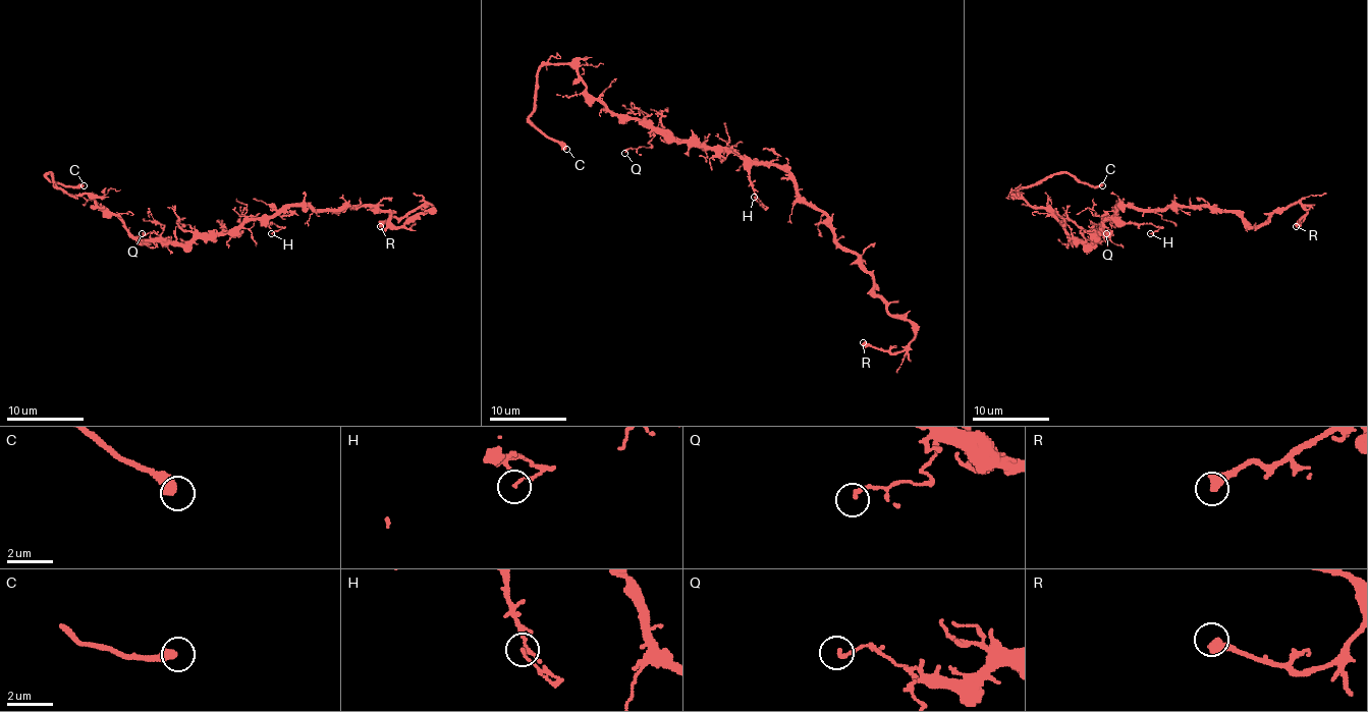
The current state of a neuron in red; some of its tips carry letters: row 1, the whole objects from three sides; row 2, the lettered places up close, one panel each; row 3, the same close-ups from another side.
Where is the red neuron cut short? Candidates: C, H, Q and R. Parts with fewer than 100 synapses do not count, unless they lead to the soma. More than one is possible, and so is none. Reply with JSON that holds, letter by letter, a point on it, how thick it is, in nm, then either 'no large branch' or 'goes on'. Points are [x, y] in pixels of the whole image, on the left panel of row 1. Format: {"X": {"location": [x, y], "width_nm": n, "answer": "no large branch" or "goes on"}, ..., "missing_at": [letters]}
{"C": {"location": [84, 185], "width_nm": 320, "answer": "goes on"}, "H": {"location": [271, 233], "width_nm": 100, "answer": "no large branch"}, "Q": {"location": [142, 233], "width_nm": 150, "answer": "no large branch"}, "R": {"location": [380, 226], "width_nm": 480, "answer": "no large branch"}, "missing_at": ["C"]}

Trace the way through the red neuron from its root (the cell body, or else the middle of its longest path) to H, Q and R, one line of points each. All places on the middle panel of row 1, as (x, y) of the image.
H: (734, 155), (743, 160), (752, 192), (762, 203), (754, 197)
Q: (734, 155), (708, 145), (676, 143), (671, 137), (657, 133), (648, 147), (628, 149), (624, 153)
R: (734, 155), (781, 166), (795, 192), (857, 257), (885, 309), (915, 334), (893, 353), (863, 342)

